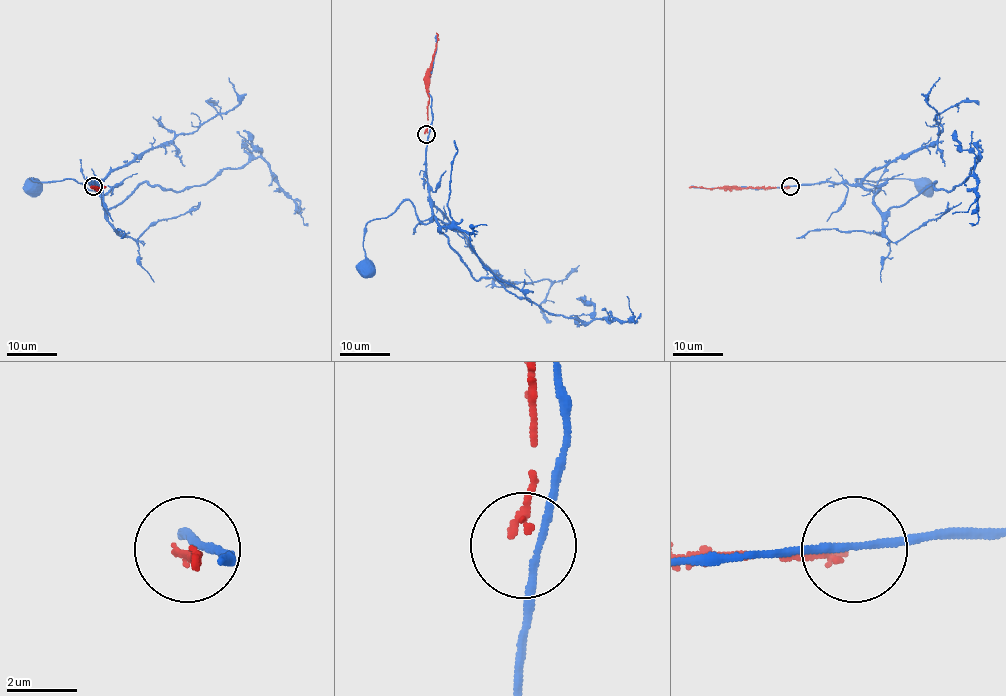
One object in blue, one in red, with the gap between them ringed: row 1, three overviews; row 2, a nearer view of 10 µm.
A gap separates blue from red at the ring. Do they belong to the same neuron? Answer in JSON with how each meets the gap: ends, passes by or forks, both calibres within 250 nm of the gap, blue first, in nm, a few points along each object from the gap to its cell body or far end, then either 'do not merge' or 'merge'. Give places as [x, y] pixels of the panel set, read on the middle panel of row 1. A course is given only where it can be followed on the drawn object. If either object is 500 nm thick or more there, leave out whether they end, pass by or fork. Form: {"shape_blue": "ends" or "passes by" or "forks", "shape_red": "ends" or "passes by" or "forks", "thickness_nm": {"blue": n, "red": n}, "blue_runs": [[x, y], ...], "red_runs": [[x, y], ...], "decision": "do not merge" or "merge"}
{"shape_blue": "passes by", "shape_red": "ends", "thickness_nm": {"blue": 190, "red": 220}, "blue_runs": [[428, 134], [432, 216], [420, 221], [405, 199], [389, 216], [371, 220], [363, 237], [365, 267]], "red_runs": [[425, 132], [428, 70], [437, 42], [436, 32]], "decision": "do not merge"}

